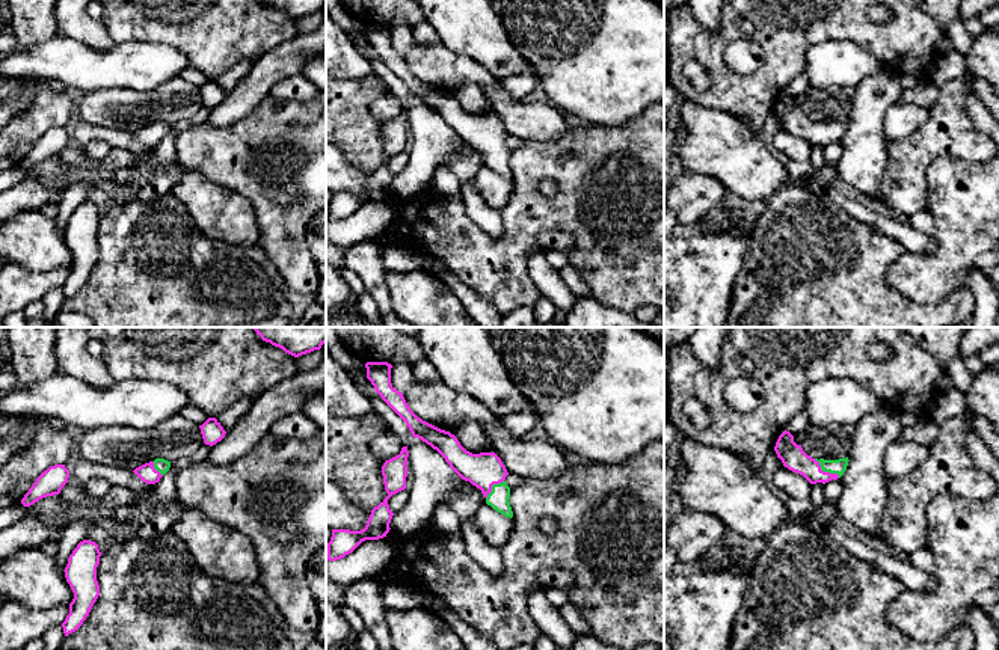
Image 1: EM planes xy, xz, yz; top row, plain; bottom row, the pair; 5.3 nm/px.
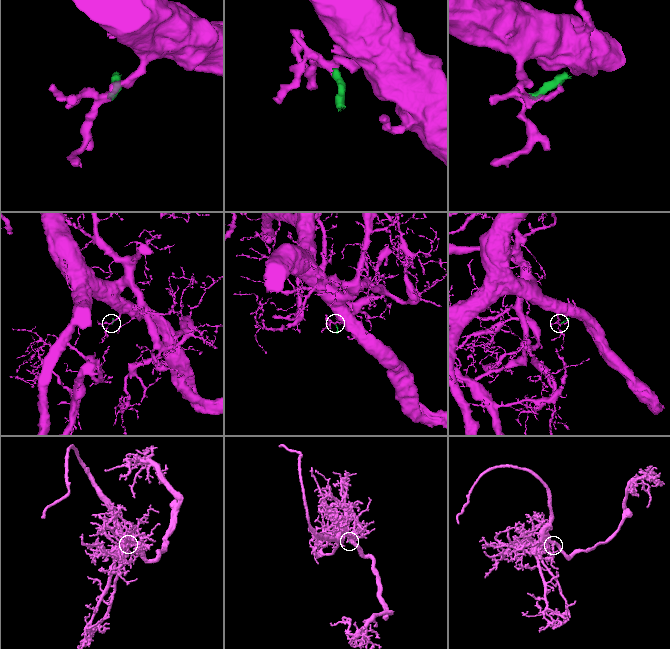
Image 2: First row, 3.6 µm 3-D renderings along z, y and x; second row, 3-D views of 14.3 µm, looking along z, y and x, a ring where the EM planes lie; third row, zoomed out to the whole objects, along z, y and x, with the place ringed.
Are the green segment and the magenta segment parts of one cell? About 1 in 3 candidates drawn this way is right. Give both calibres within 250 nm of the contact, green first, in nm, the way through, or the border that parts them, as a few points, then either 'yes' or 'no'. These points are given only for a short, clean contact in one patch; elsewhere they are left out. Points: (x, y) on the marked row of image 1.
calibres 80 and 130 nm; way yz (833, 466), (826, 471), (814, 471), (791, 454); yes

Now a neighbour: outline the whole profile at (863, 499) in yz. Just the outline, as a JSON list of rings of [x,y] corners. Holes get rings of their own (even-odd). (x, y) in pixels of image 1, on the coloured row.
[[[883,404],[865,415],[854,428],[850,461],[839,478],[844,490],[833,514],[880,538],[881,517],[887,505],[884,454],[902,431],[899,413]]]

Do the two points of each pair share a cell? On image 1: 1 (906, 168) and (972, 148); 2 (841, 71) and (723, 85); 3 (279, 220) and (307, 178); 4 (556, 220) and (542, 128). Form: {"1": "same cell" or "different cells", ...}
{"1": "same cell", "2": "different cells", "3": "same cell", "4": "different cells"}

